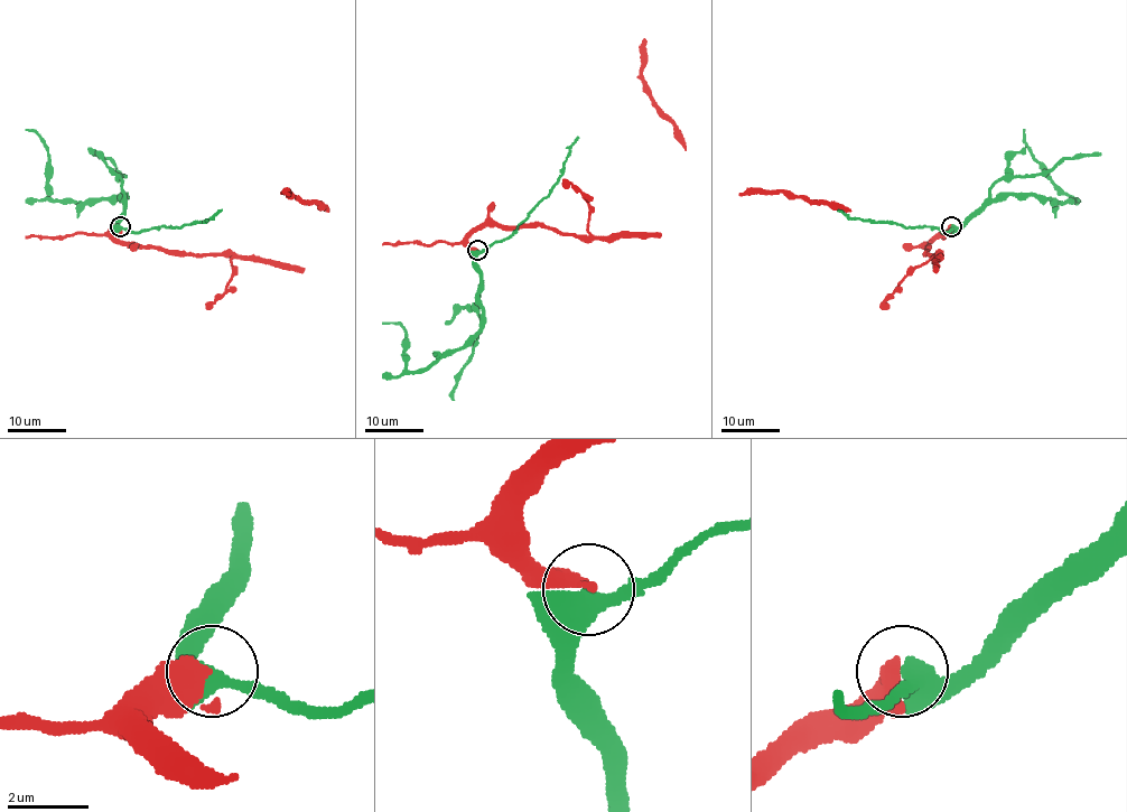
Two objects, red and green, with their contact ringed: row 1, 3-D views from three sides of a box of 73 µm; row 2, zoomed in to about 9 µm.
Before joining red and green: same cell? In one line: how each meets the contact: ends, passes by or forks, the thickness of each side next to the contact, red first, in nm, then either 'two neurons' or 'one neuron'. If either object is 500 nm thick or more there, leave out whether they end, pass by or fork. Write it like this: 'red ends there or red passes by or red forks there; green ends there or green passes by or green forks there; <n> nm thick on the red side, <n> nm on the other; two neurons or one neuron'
360 nm thick on the red side, 500 nm on the other; one neuron

